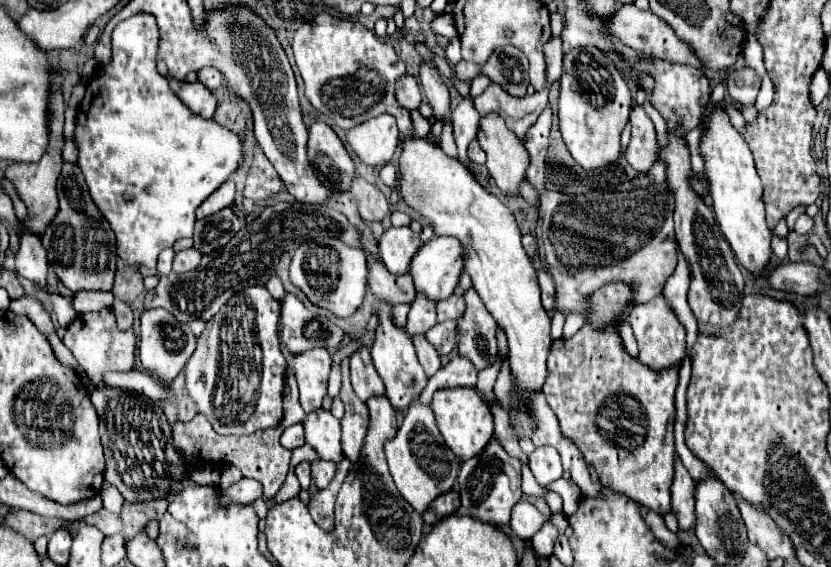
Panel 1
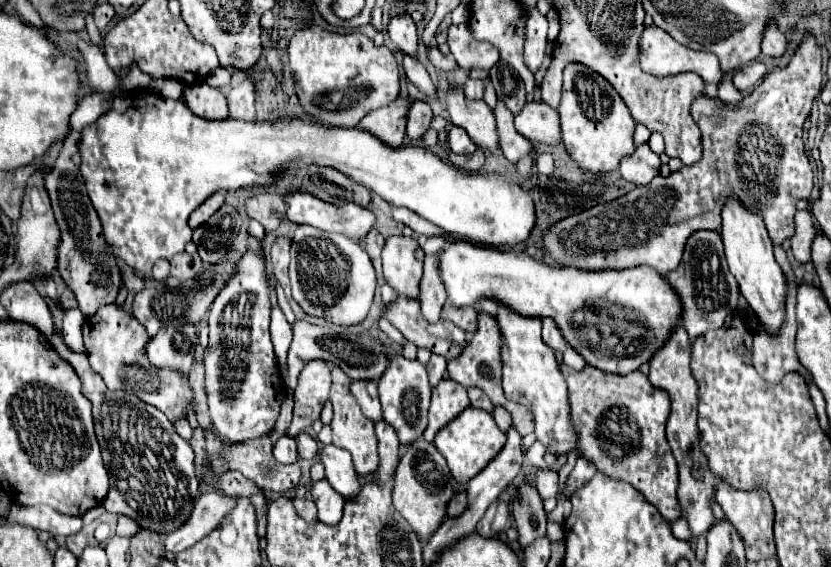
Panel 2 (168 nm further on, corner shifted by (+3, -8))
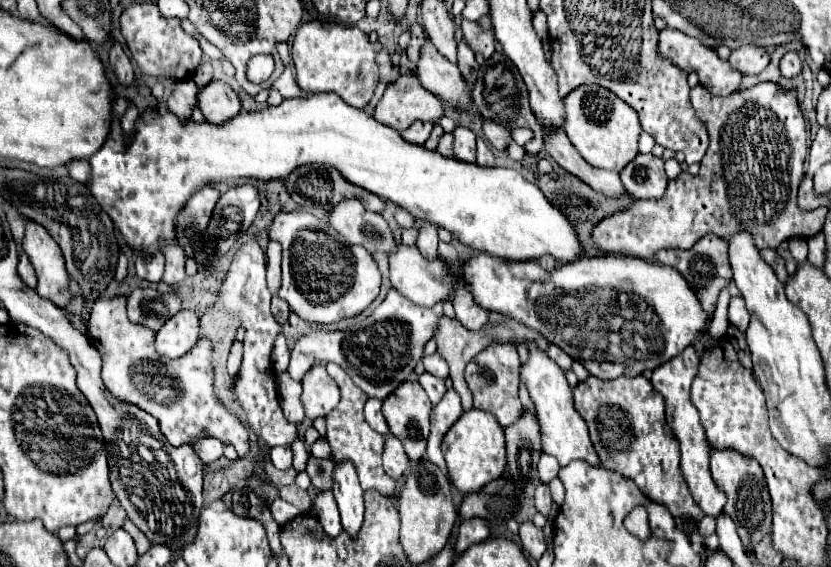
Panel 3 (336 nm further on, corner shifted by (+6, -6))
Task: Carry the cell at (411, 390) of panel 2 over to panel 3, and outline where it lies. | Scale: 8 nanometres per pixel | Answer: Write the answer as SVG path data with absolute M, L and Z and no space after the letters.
M404 381L402 385L398 385L394 389L394 393L390 393L390 397L386 397L382 401L382 413L386 417L386 423L388 423L390 431L402 441L404 451L412 461L418 461L418 459L424 457L426 439L428 439L430 411L432 411L432 403L426 397L426 391L422 389L422 385L418 381Z

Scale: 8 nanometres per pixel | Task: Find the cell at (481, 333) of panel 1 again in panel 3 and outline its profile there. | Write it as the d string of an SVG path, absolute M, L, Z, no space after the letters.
M492 341L486 349L482 349L482 353L478 353L472 359L472 363L470 363L472 375L466 375L466 383L474 395L474 407L496 415L496 419L502 427L512 425L514 421L518 421L524 415L524 407L518 397L518 383L520 383L518 367L520 367L520 359L518 359L516 345Z

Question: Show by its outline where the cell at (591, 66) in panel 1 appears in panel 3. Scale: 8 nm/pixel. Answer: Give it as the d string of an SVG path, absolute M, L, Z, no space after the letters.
M580 85L564 97L564 109L564 131L590 165L620 173L638 155L638 135L642 131L638 115L608 89L600 85Z

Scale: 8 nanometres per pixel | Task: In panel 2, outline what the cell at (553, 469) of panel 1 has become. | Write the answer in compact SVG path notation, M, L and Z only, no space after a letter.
M537 471L535 475L535 487L541 495L541 499L549 499L557 495L557 487L559 487L559 477L553 471Z

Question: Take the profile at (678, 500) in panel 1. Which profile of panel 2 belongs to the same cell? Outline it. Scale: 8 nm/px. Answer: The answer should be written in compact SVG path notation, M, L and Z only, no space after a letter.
M681 327L677 331L673 331L669 343L665 343L665 347L661 351L657 351L657 355L649 361L651 365L651 373L649 373L649 381L653 387L663 389L671 395L671 415L667 419L667 441L673 449L673 455L677 459L679 465L679 503L683 509L683 517L689 521L691 531L695 537L707 533L711 529L711 525L715 523L713 511L711 511L711 497L717 485L715 475L711 473L707 459L699 447L699 431L697 431L697 381L691 373L689 367L691 361L691 339L687 335L687 331L683 331Z

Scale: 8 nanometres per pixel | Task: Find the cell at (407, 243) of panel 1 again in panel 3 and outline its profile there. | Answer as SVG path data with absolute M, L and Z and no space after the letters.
M398 243L388 259L392 287L412 303L432 307L436 301L452 297L446 287L446 269L440 263L426 261L416 247Z

